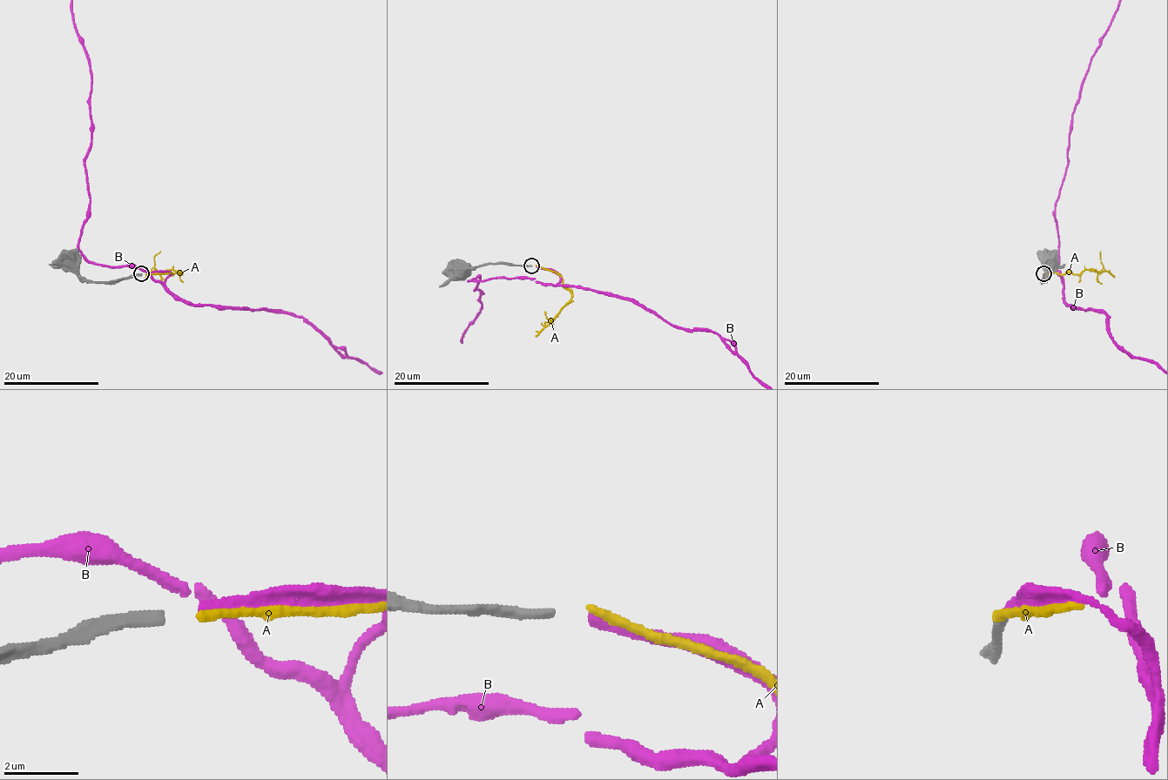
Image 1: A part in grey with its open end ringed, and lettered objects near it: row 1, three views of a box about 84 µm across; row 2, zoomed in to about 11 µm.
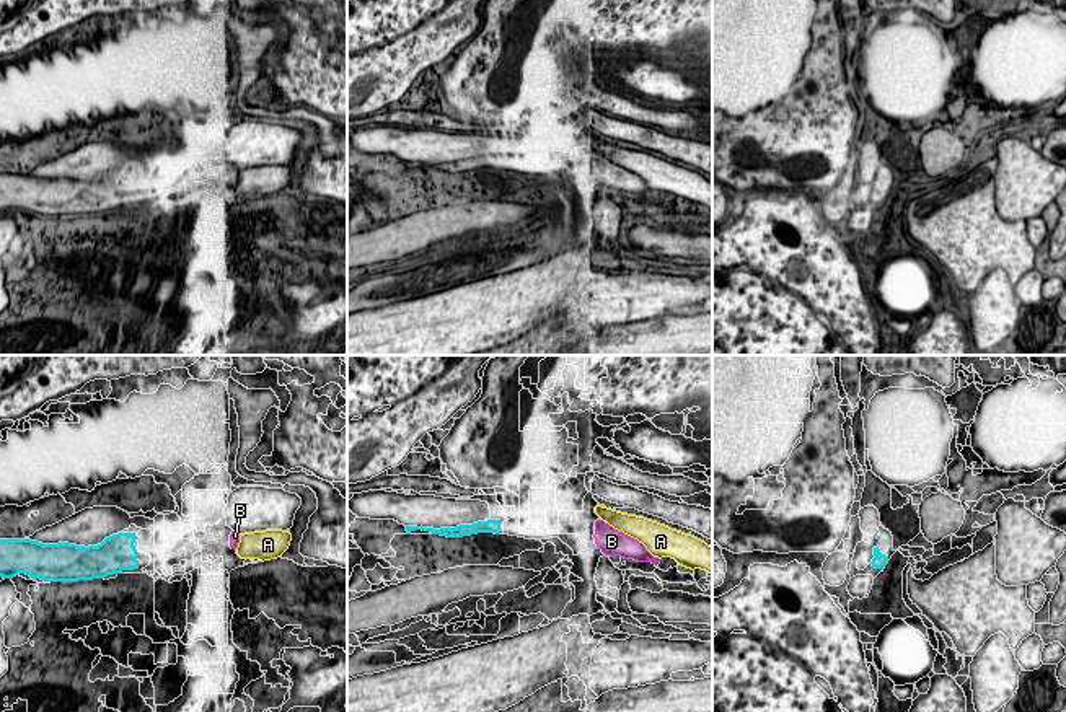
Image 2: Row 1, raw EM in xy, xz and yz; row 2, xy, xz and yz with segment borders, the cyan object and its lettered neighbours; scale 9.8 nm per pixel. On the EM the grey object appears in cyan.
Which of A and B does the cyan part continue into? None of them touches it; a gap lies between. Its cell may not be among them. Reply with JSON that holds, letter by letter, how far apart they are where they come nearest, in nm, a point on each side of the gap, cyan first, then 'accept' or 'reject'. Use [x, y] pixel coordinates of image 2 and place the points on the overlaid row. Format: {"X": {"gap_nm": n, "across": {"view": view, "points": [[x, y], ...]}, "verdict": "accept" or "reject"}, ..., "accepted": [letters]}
{"A": {"gap_nm": 950, "across": {"view": "xz", "points": [[499, 520], [595, 512]]}, "verdict": "reject"}, "B": {"gap_nm": 900, "across": {"view": "xy", "points": [[137, 553], [230, 546]]}, "verdict": "accept"}, "accepted": ["B"]}

